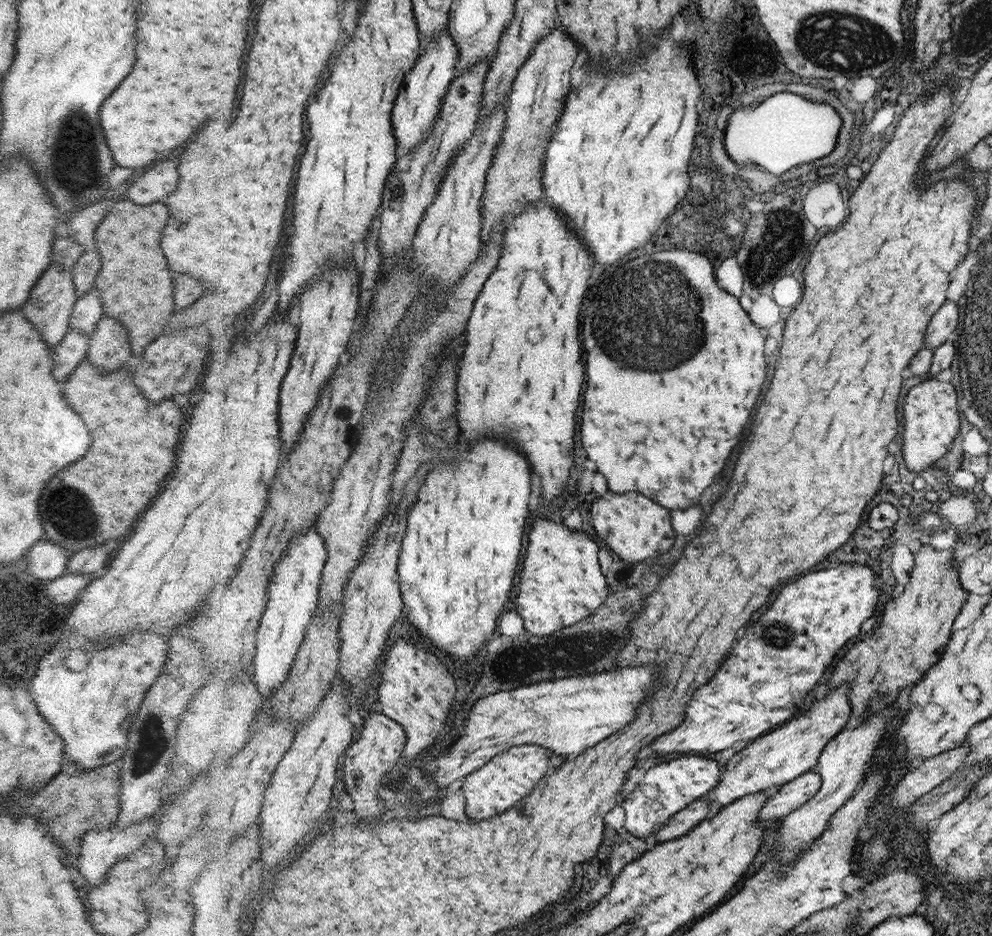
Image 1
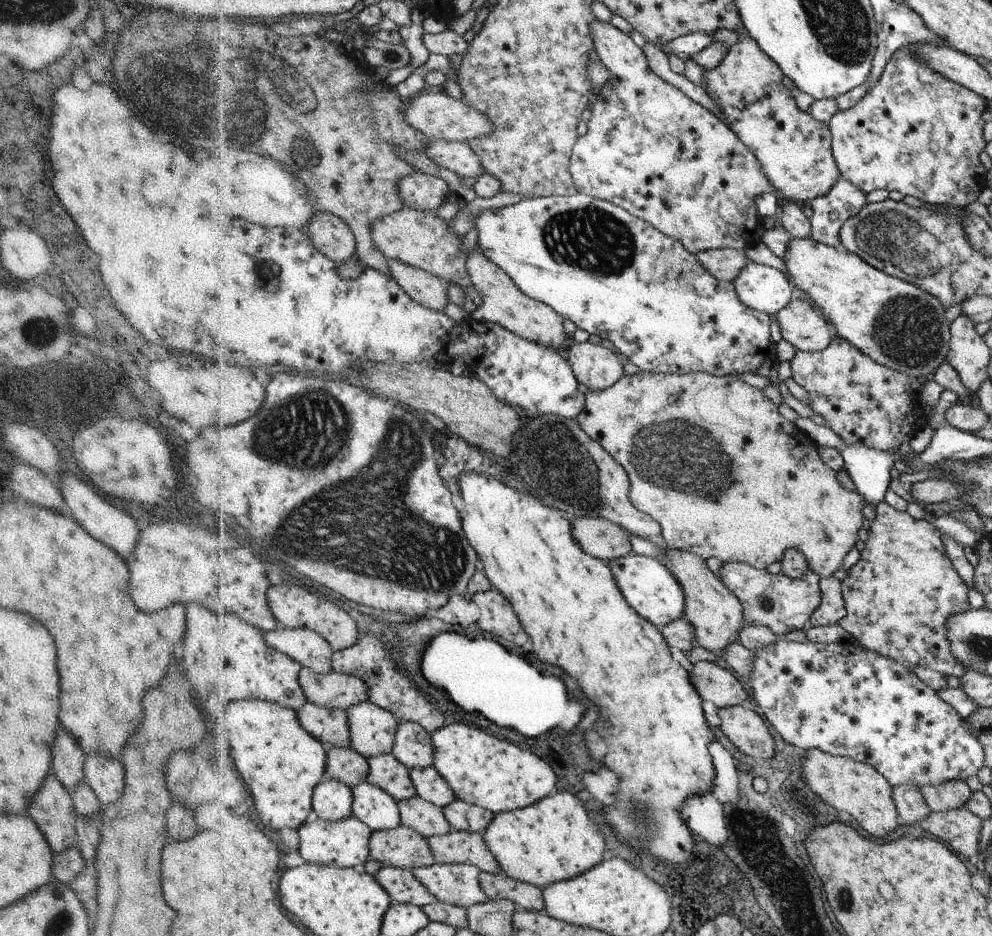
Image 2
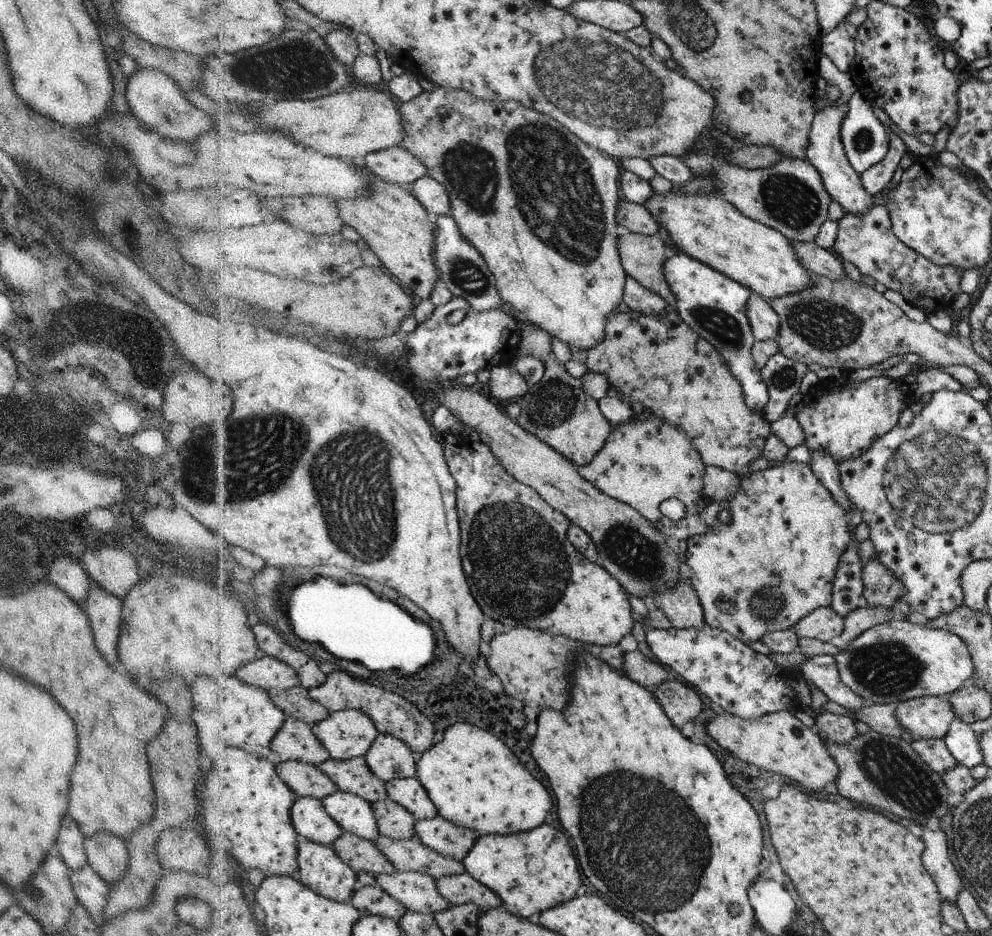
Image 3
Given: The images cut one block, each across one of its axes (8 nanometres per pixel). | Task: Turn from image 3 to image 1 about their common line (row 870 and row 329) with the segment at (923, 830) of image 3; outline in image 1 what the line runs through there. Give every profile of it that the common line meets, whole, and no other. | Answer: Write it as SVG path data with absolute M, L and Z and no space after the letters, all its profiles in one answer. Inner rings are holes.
M957 301L944 304L944 308L940 308L940 312L936 314L936 320L928 324L928 340L924 340L924 346L937 349L944 342L951 340L958 328L959 318Z

